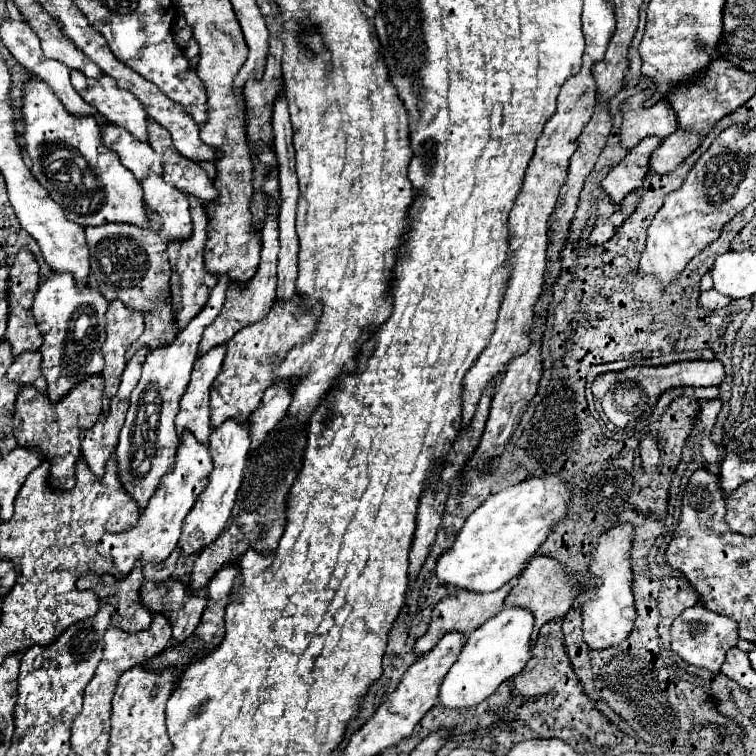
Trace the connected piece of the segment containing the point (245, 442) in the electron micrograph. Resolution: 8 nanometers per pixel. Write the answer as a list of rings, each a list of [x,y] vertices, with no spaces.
[[[229,419],[211,433],[209,451],[213,457],[213,471],[209,475],[207,489],[203,491],[203,495],[199,495],[195,507],[185,517],[181,539],[179,539],[179,549],[183,555],[193,555],[193,553],[203,551],[207,545],[211,545],[219,537],[219,533],[227,525],[237,491],[241,487],[249,445],[251,445],[251,439],[249,439],[249,431],[247,431],[247,423],[237,423],[237,421]]]

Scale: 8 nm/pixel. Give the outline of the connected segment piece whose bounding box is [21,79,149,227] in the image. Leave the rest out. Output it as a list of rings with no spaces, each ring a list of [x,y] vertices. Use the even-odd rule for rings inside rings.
[[[39,79],[25,83],[21,113],[25,119],[25,157],[31,173],[49,191],[51,199],[63,207],[67,219],[81,227],[103,223],[149,227],[137,179],[119,163],[119,157],[103,145],[101,127],[93,117],[73,117],[51,87]]]

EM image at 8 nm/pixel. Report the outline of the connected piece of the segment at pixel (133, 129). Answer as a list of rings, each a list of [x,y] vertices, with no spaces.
[[[71,71],[71,83],[75,91],[113,125],[127,129],[139,141],[149,139],[147,133],[149,115],[145,107],[139,103],[139,99],[133,93],[119,89],[115,79],[107,75],[99,79],[91,79],[81,75],[81,71]]]

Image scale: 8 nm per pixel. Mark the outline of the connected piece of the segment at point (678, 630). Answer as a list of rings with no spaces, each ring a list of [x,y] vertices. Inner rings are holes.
[[[701,603],[683,611],[683,615],[679,615],[671,625],[671,649],[687,663],[691,663],[695,667],[709,669],[713,673],[721,671],[721,665],[725,661],[725,653],[729,649],[737,647],[737,641],[739,641],[737,621],[727,619],[717,613],[711,613]]]

